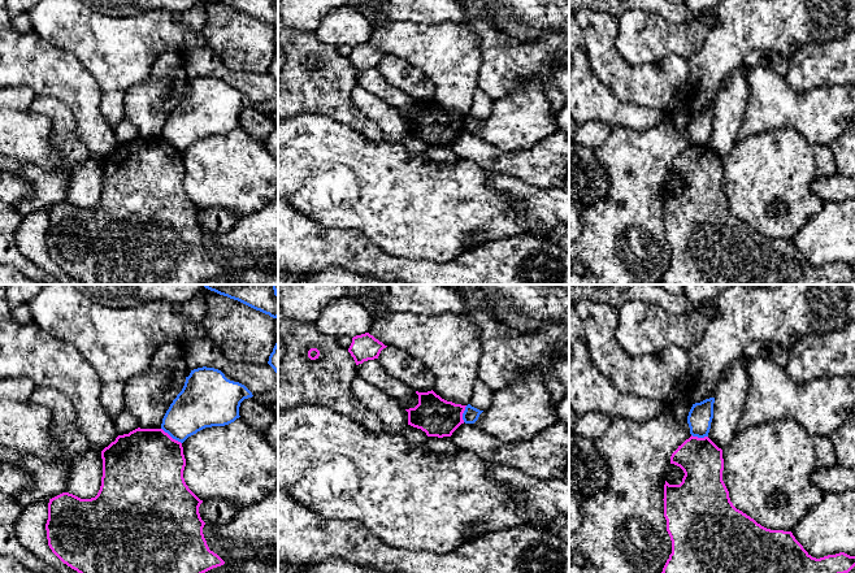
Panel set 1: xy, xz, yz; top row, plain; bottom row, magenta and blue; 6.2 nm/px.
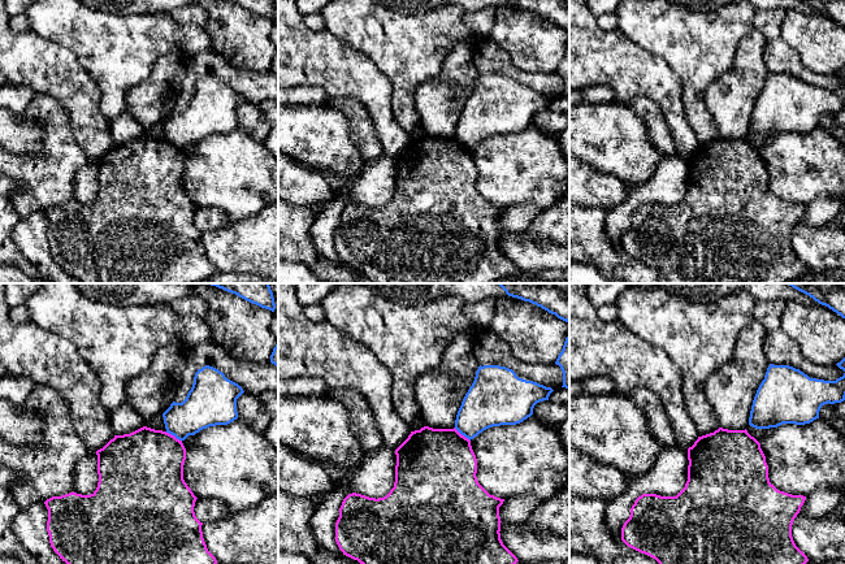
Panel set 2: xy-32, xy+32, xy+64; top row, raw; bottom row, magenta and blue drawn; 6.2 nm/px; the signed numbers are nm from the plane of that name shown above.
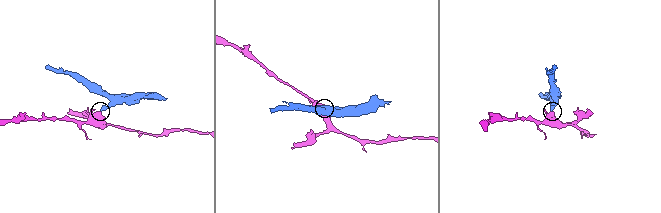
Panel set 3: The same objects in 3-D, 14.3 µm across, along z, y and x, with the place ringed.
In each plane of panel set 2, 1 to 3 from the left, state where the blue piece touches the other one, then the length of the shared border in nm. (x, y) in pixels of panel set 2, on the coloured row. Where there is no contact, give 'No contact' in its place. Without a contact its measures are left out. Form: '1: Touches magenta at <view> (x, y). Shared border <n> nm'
1: Touches magenta at xy-32 (173, 435). Shared border 120 nm
2: Touches magenta at xy+32 (460, 434). Shared border 130 nm
3: No contact

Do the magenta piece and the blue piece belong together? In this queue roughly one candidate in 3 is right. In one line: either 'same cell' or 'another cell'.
another cell

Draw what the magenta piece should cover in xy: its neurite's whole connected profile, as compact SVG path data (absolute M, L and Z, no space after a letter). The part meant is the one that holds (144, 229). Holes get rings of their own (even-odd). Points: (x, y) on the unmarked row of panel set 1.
M135 138L129 143L118 144L114 151L101 160L103 186L101 195L95 207L81 208L73 203L62 201L48 212L48 229L45 233L48 255L52 261L68 275L82 285L201 285L203 282L221 275L225 270L209 259L203 243L205 231L201 229L199 216L203 212L186 194L183 179L186 168L182 152L173 148L162 138Z

